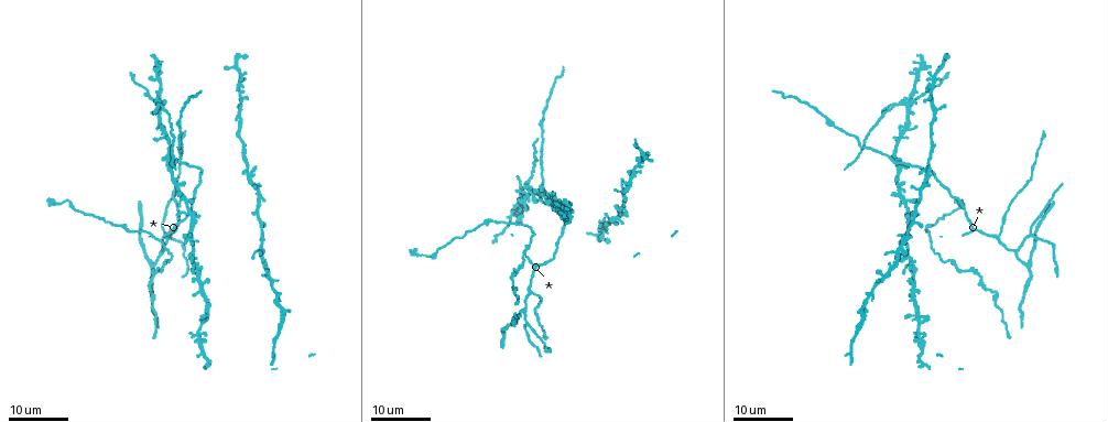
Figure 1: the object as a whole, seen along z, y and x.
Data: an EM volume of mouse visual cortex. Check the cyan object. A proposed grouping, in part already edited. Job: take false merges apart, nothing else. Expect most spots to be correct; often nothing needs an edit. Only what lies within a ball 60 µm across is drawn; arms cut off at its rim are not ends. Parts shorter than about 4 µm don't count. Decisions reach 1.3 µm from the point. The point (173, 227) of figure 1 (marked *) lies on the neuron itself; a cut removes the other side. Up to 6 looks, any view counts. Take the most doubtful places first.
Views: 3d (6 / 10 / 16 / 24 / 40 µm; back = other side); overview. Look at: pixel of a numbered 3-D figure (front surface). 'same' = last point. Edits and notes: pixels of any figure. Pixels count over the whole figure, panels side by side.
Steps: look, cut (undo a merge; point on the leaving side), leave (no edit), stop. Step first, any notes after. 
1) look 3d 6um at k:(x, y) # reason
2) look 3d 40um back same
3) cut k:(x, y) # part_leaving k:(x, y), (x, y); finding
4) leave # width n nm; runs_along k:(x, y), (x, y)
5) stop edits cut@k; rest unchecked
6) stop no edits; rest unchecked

look 3d 16um at 1:(894, 160) # arms part here

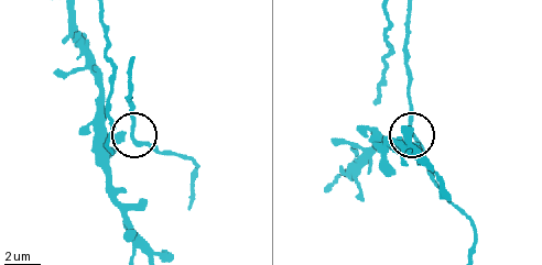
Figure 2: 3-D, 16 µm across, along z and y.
look 3d 10um at 2:(139, 143) # closer look

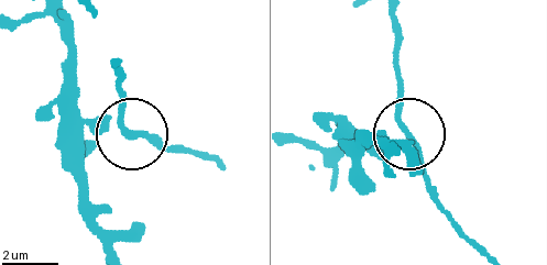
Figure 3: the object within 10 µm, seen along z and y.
look 3d 6um at 3:(404, 133) # zoom in

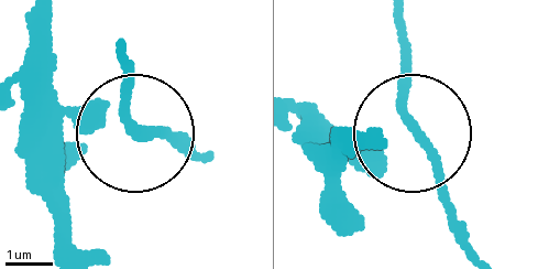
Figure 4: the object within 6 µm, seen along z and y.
leave # side_arm 28 um; arms 3; one neuron here

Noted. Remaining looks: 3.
look 3d 24um at 1:(247, 171) # four arms meet

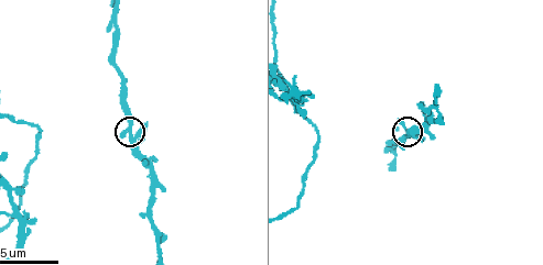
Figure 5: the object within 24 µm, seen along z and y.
look 3d 6um at 5:(131, 129)

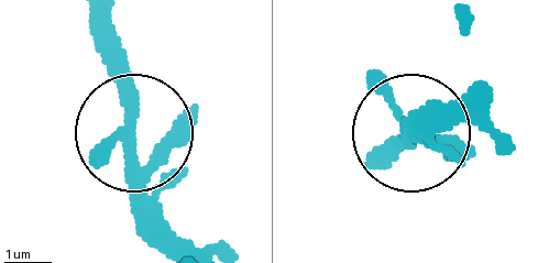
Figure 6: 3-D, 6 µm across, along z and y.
look 3d 6um back at 6:(132, 142) # other side

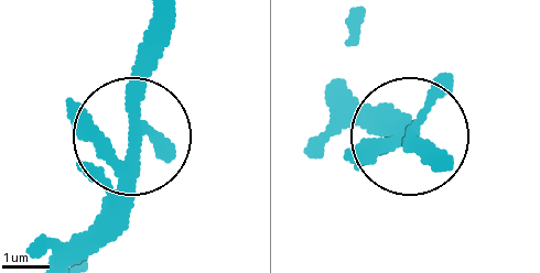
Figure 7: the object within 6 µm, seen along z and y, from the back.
leave # width 300 nm; continuous, no second neuron

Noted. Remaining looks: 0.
stop no edits; rest unchecked

